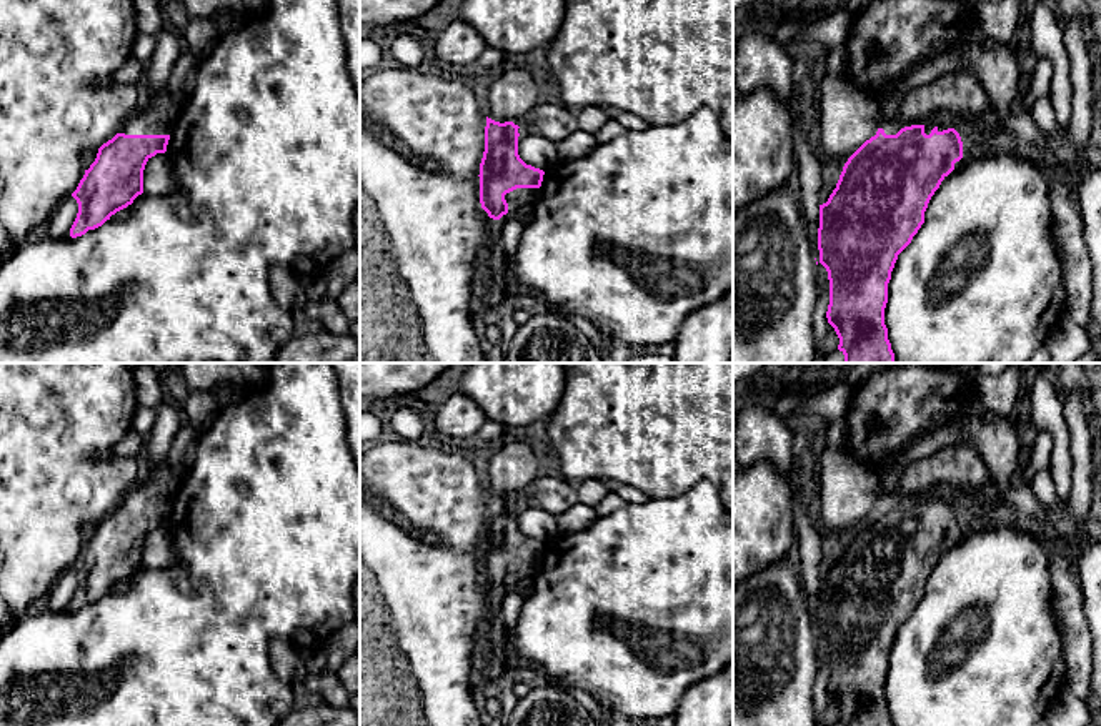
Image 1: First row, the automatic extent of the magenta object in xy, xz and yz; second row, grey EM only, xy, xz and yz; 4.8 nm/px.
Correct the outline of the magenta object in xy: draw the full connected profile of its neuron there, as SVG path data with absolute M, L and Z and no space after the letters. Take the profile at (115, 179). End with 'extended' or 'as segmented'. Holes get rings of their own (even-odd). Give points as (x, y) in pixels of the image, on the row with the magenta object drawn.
M168 88L157 97L142 97L140 108L98 148L95 162L72 193L78 203L72 238L102 226L143 193L145 165L167 152L178 112Z | extended

